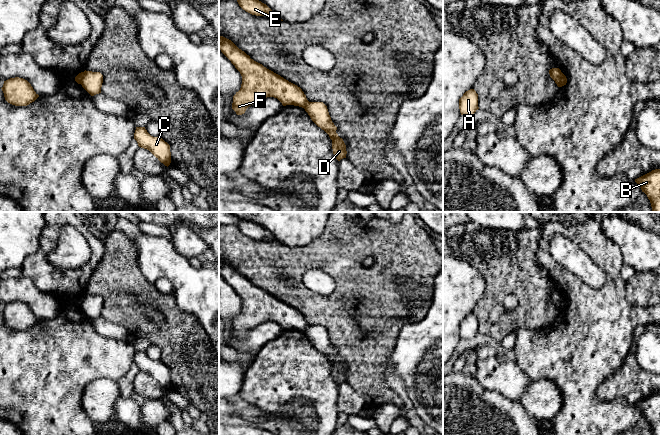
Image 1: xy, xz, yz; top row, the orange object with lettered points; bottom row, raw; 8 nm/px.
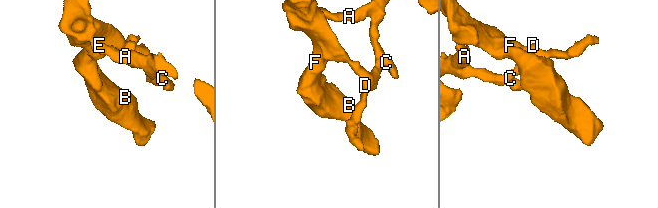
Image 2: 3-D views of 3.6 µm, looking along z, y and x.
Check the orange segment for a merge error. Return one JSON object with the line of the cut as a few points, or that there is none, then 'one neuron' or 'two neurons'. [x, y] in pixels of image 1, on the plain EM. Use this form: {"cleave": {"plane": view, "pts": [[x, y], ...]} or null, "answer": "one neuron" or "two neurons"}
{"cleave": null, "answer": "one neuron"}

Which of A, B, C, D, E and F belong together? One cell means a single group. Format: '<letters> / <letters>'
A B C D E F

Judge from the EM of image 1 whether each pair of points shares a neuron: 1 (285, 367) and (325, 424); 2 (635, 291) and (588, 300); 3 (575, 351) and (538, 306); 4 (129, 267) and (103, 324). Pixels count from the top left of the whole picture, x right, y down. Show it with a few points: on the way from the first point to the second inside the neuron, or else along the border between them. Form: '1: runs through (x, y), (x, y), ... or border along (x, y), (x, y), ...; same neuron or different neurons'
1: runs through (299, 381), (325, 407), (325, 410); same neuron
2: border along (625, 283), (625, 298), (632, 304), (646, 306); different neurons
3: border along (559, 311), (550, 324), (538, 329), (529, 329); different neurons
4: border along (101, 316), (109, 321), (120, 324), (126, 330); different neurons

